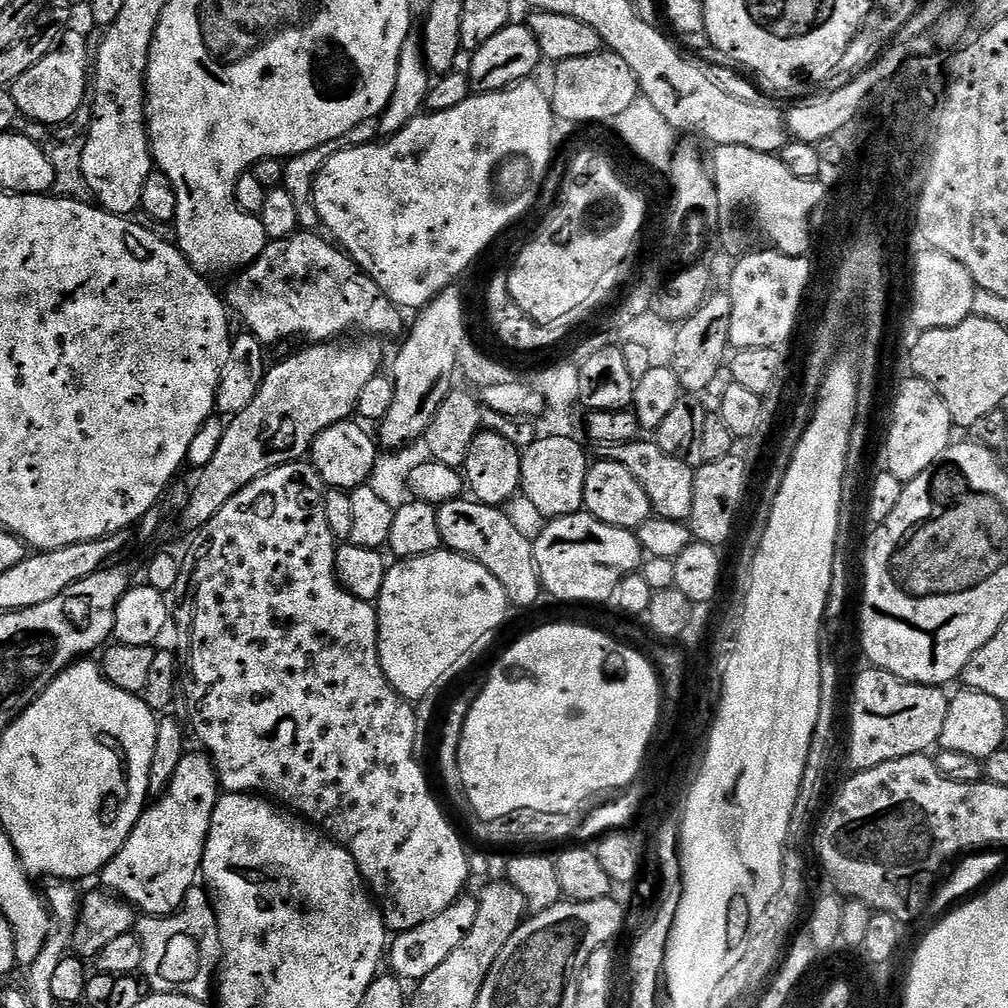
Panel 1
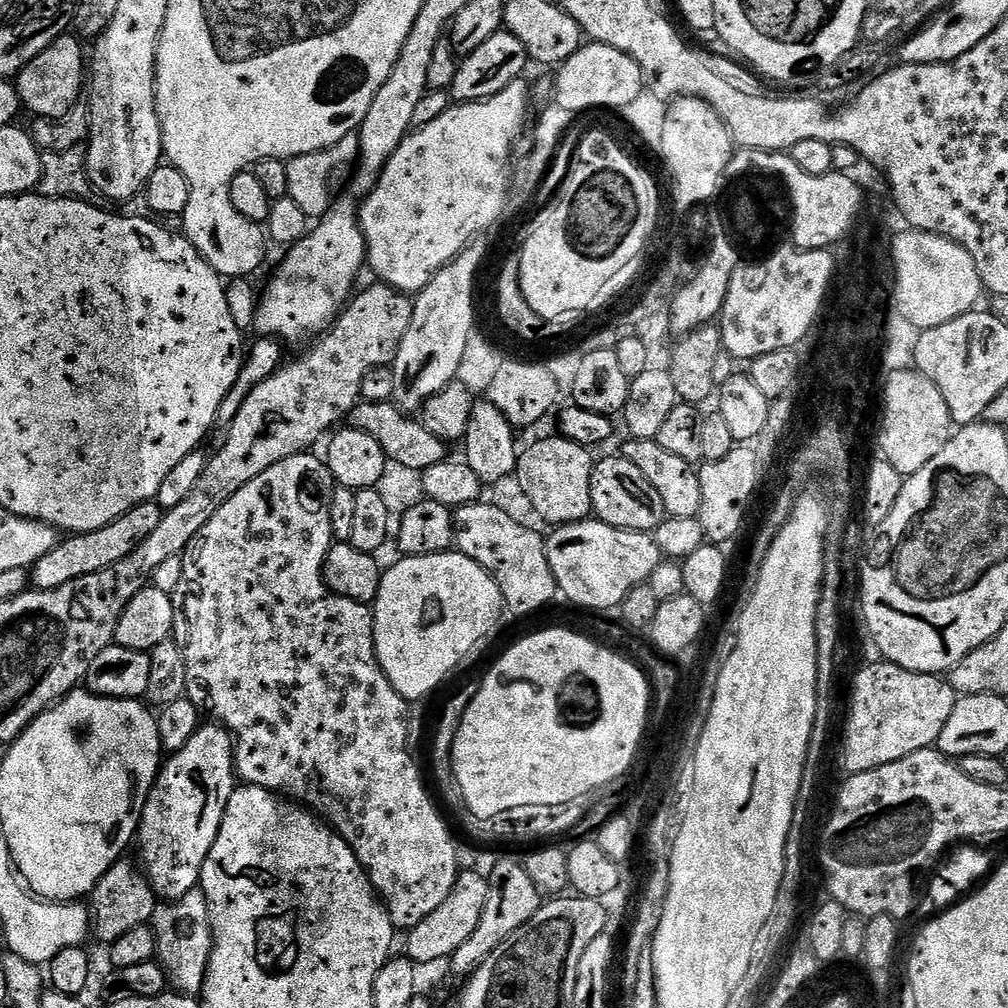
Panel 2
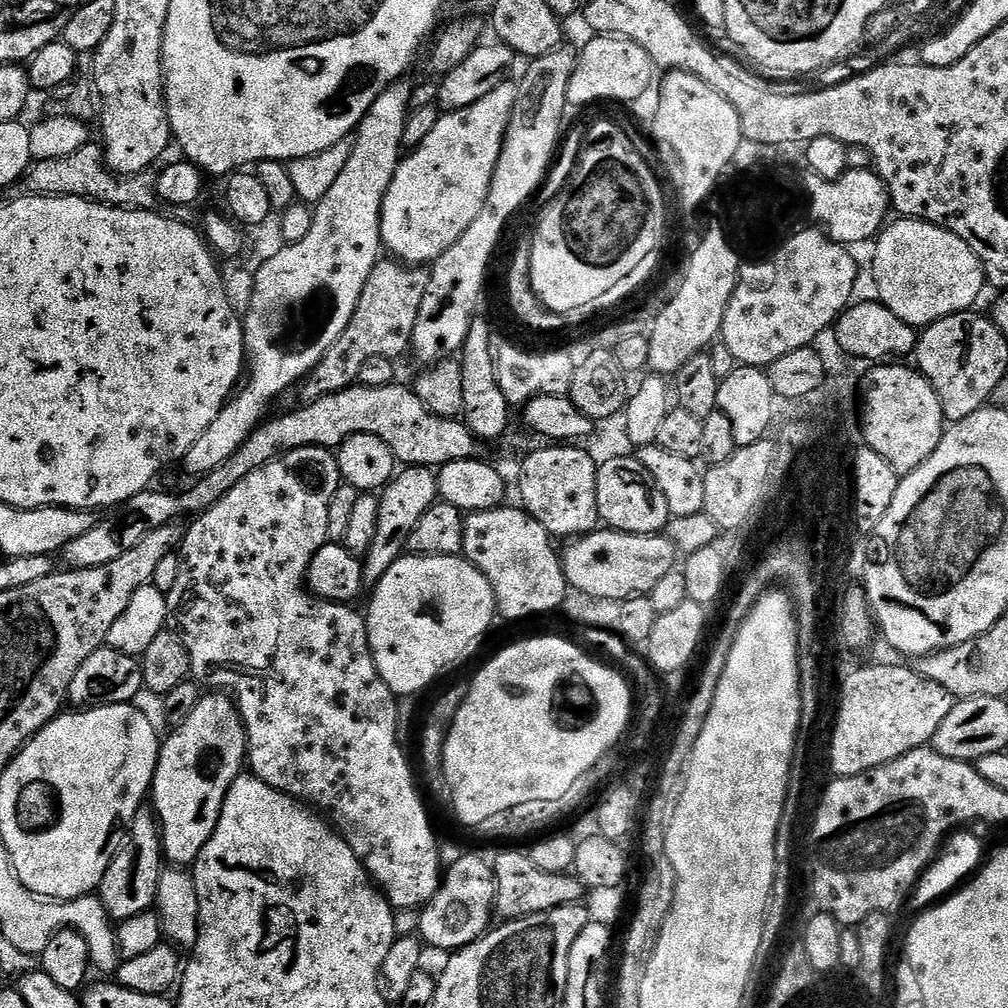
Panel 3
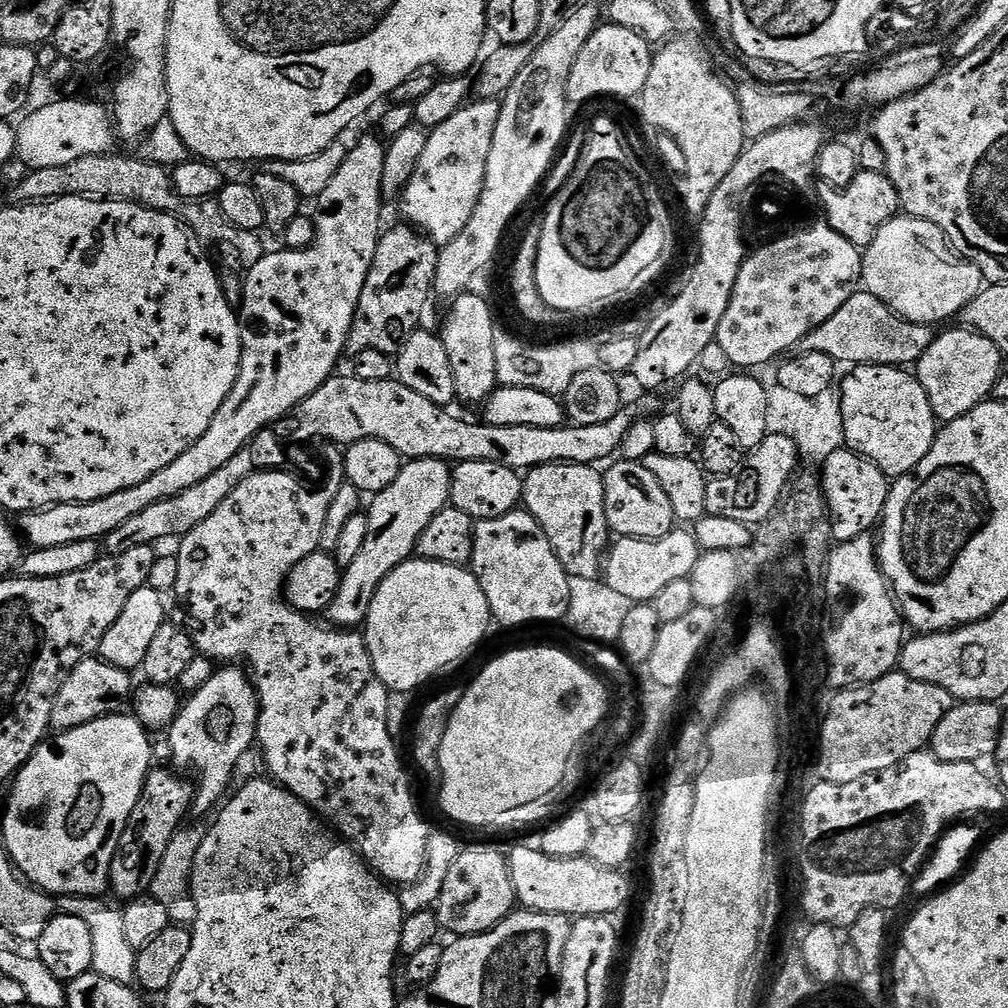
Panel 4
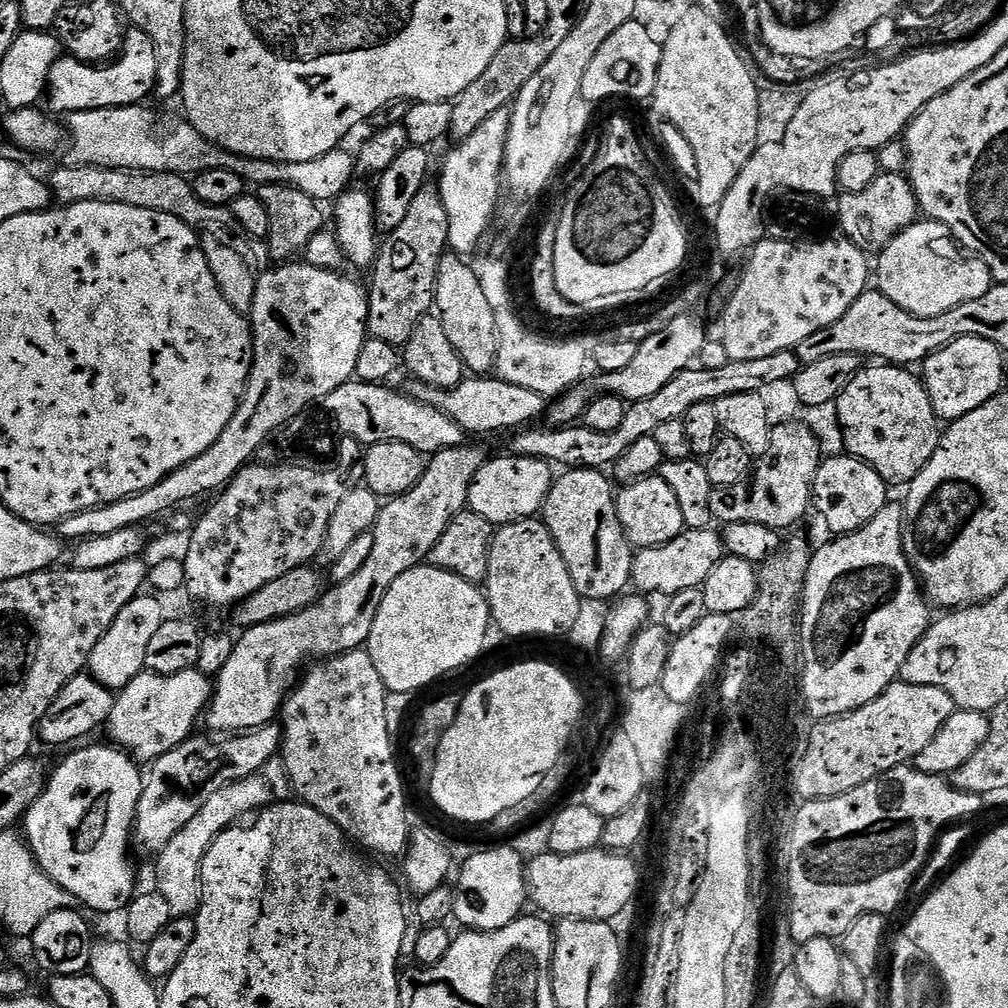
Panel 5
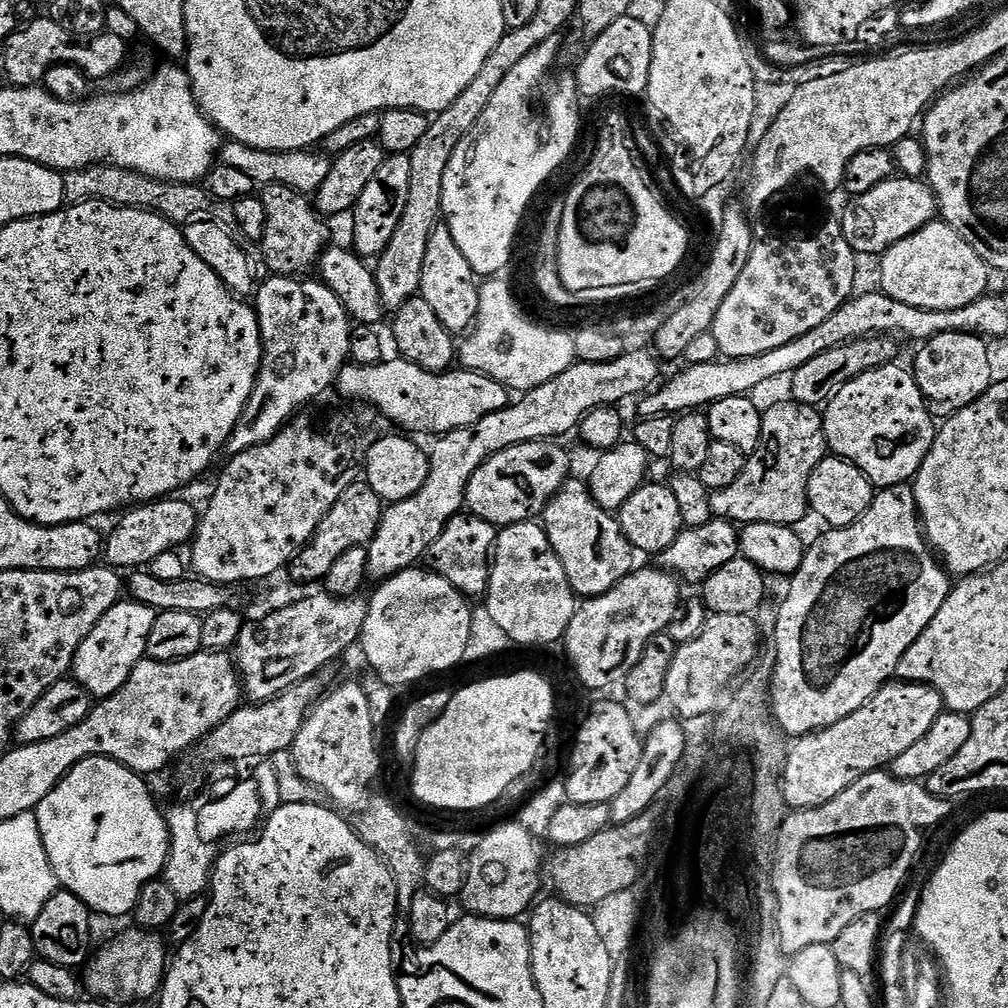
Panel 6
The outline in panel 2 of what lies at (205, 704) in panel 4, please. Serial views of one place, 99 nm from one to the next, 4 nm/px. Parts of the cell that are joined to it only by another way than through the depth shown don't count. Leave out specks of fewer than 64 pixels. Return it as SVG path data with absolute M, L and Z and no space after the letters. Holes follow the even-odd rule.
M208 722L205 728L204 725L197 727L196 733L194 733L180 749L171 753L171 755L161 763L151 788L147 789L146 796L148 796L148 801L145 802L144 809L142 809L142 804L138 812L138 844L140 840L141 861L139 860L139 863L142 865L142 871L144 875L147 876L149 884L152 885L153 889L155 889L165 901L171 902L180 900L186 893L193 891L193 889L199 885L200 871L204 865L204 858L208 855L208 851L212 849L212 843L220 829L220 817L222 815L222 796L220 800L220 791L222 791L231 780L234 780L234 740L227 728L215 722Z

